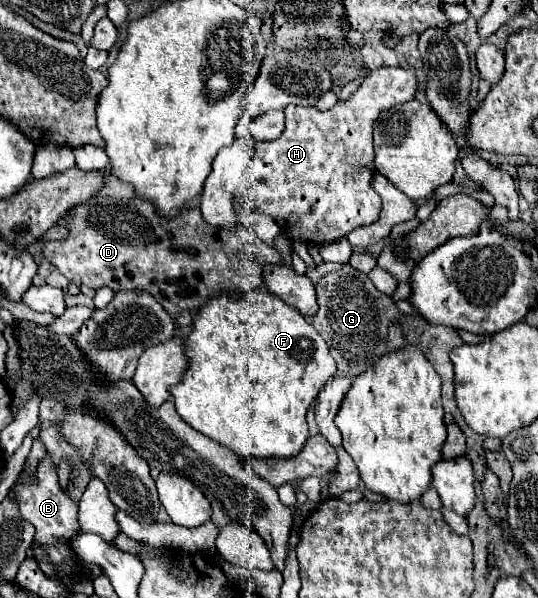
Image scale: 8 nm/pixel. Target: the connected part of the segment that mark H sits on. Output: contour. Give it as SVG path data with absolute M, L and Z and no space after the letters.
M379 67L347 101L339 101L329 111L317 111L315 107L287 107L285 109L285 131L275 141L257 141L257 151L249 165L249 179L235 193L237 199L247 199L261 213L271 215L279 225L281 233L293 241L311 245L325 245L347 237L357 227L371 225L379 217L381 199L371 187L375 173L373 165L373 139L371 123L387 107L407 103L415 97L419 81L413 71L401 67Z

